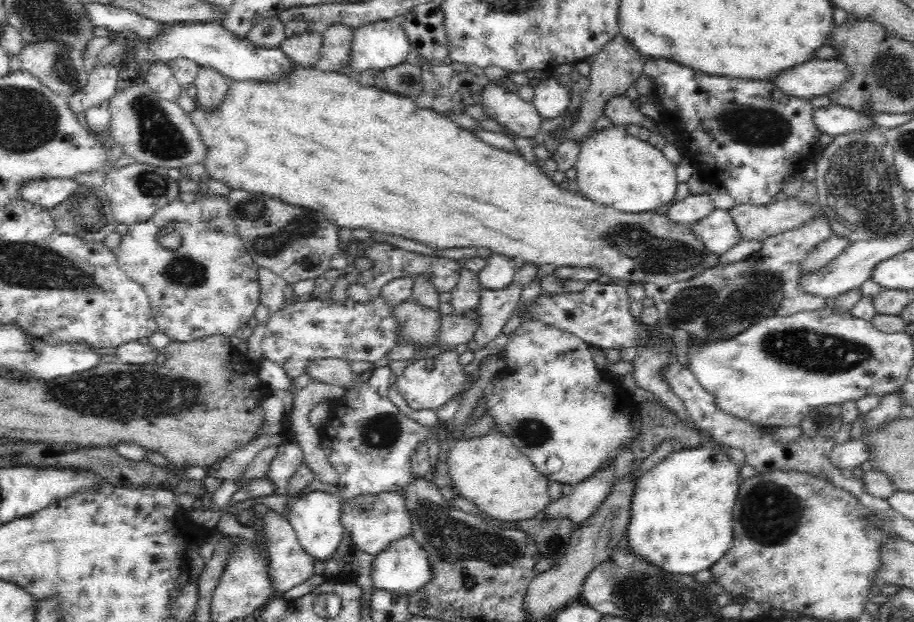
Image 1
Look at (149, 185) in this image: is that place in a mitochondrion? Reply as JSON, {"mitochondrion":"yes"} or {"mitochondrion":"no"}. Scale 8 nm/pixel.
{"mitochondrion":"yes"}

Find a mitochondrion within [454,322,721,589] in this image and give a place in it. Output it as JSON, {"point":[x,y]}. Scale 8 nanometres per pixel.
{"point":[531,432]}

